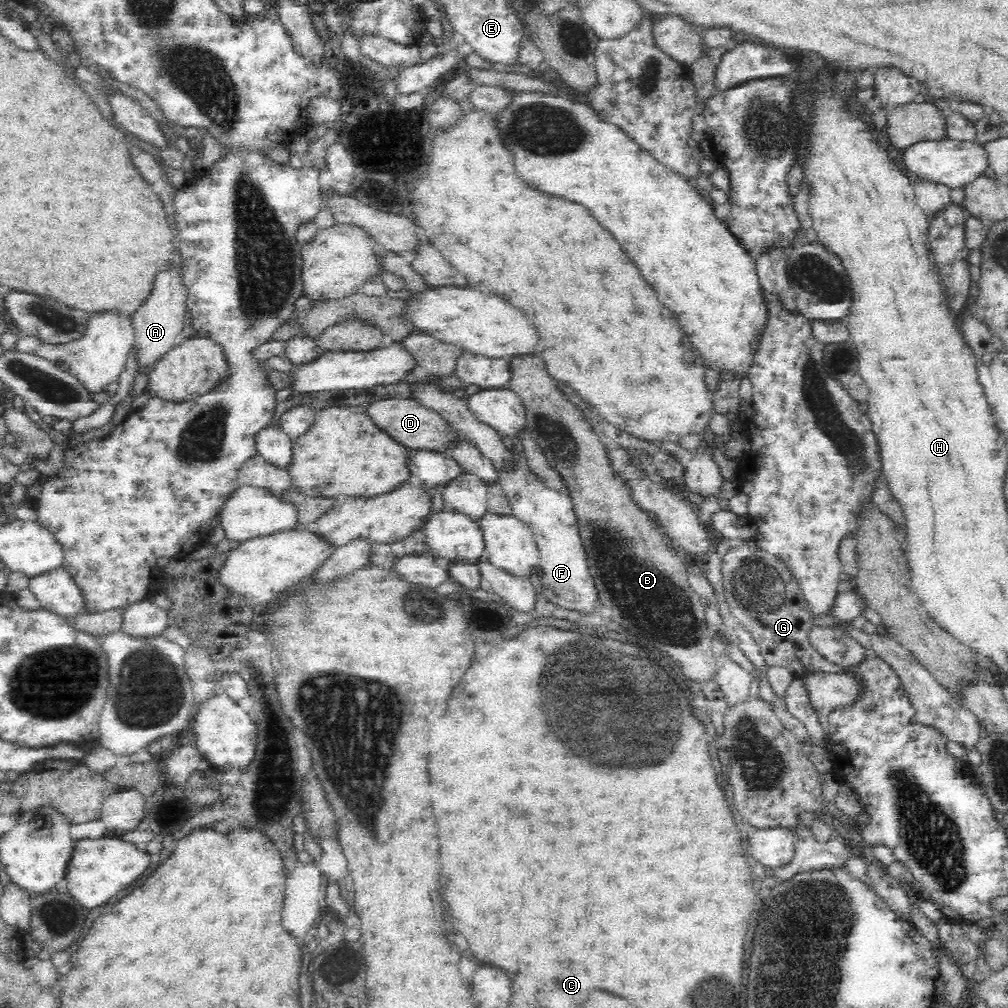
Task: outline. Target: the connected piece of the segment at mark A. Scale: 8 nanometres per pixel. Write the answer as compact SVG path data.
M180 259L174 262L174 268L168 272L160 272L154 280L154 290L148 296L148 300L143 306L133 314L131 325L135 335L131 349L134 350L136 356L136 374L144 374L149 376L154 370L154 364L166 354L170 352L179 343L179 336L184 330L184 318L186 318L186 293L185 286L181 283L180 278Z

